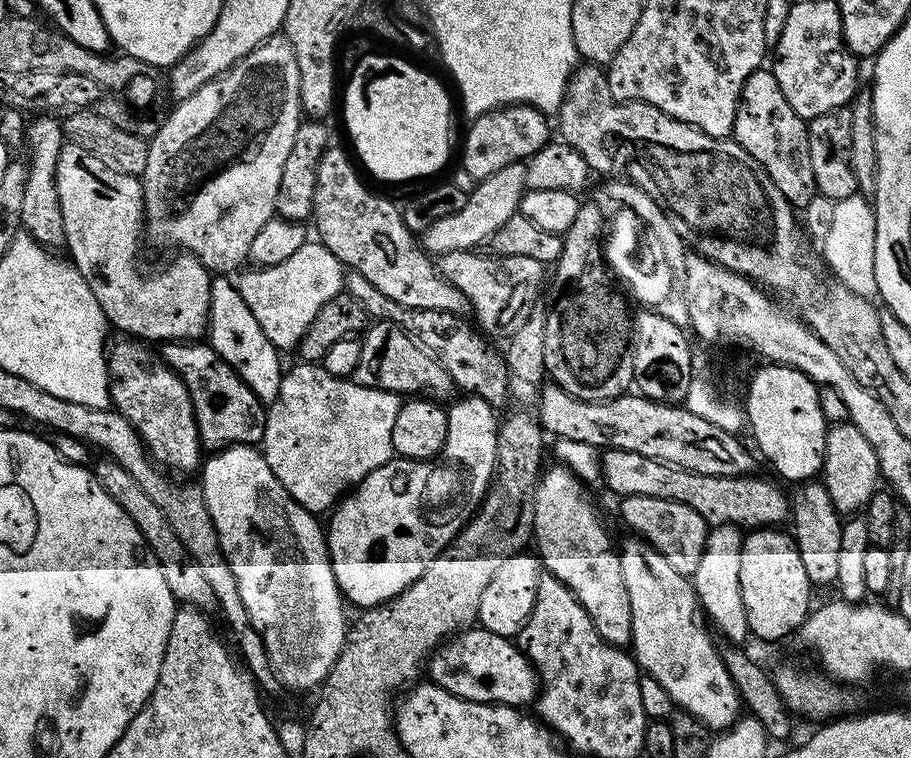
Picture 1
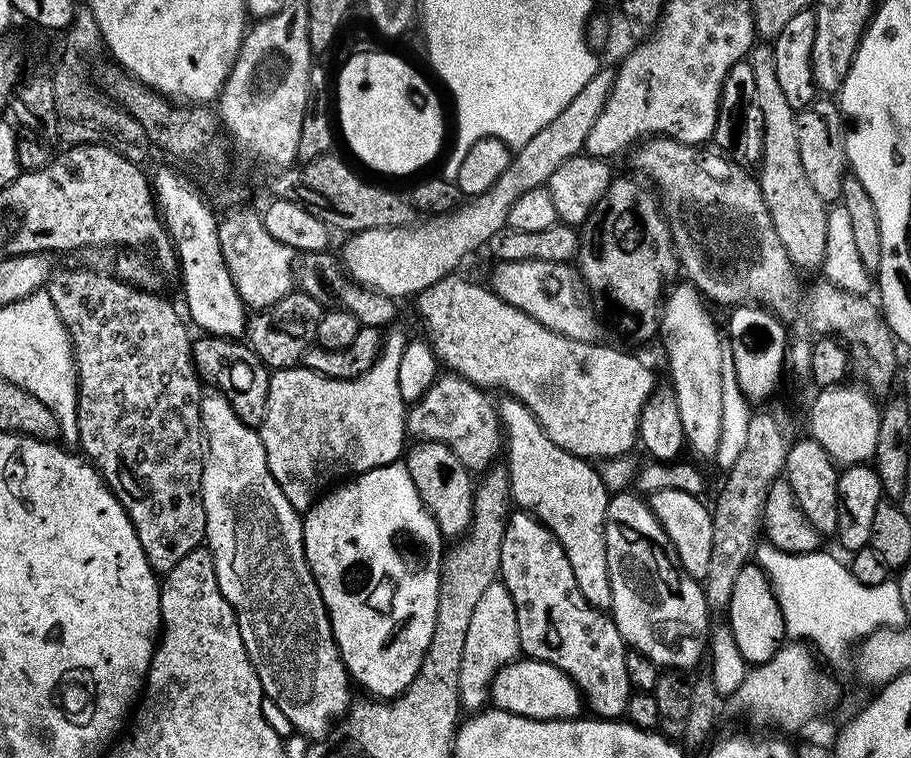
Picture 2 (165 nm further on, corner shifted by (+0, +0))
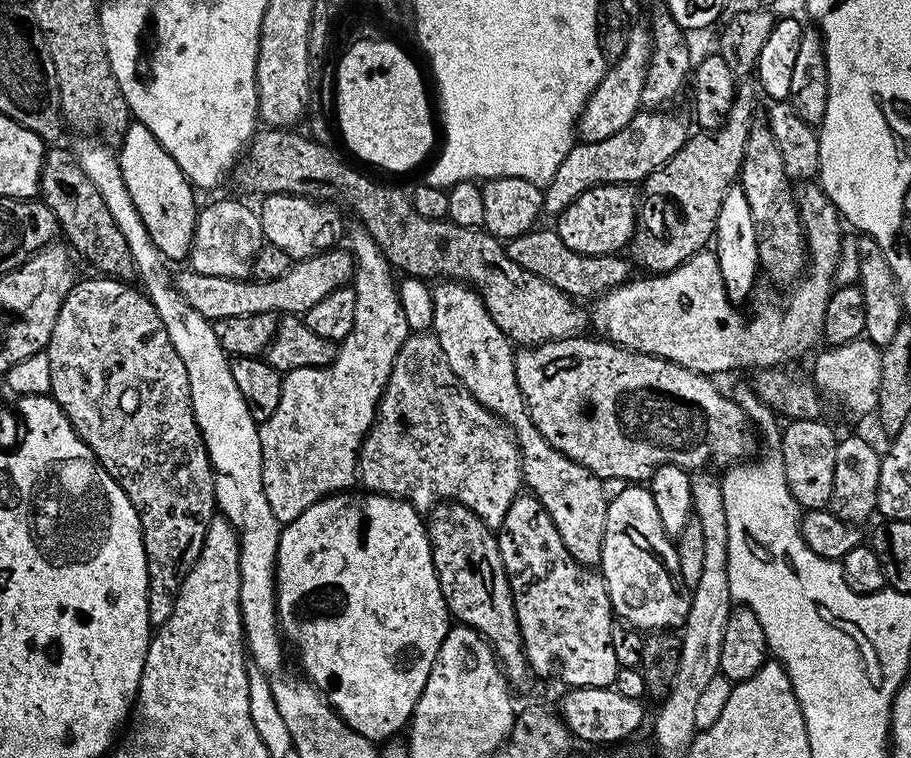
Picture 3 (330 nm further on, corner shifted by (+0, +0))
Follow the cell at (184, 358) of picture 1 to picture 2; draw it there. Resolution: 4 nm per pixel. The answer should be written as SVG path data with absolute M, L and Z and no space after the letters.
M197 335L192 341L192 365L196 367L196 374L205 385L217 384L220 387L217 388L219 395L230 402L234 414L238 414L246 426L259 429L266 414L270 372L247 343L226 336Z

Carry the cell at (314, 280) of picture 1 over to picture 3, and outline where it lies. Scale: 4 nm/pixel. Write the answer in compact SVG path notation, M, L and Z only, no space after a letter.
M216 200L199 209L196 217L196 229L192 235L190 267L198 274L218 274L222 278L243 280L251 273L252 263L258 250L266 243L262 222L255 207L247 208L240 200Z

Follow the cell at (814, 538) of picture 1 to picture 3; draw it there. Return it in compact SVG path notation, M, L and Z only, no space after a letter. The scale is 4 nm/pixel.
M793 420L783 429L780 442L786 482L801 509L828 508L834 490L834 454L838 436L822 420Z

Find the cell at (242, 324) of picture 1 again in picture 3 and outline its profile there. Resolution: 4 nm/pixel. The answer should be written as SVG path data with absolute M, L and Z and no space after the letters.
M139 122L129 123L119 141L118 155L126 190L130 190L130 198L134 198L134 206L142 222L146 222L146 230L154 246L158 246L165 261L173 262L172 260L180 260L183 256L185 259L192 251L192 235L198 215L197 193L186 174L182 174L178 162L170 158L158 138L154 138L148 127Z

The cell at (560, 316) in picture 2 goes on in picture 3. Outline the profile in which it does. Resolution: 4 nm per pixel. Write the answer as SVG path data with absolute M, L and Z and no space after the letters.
M804 182L795 189L796 204L800 208L800 221L804 224L804 239L808 245L810 263L806 275L791 289L788 301L783 304L776 296L755 297L756 305L752 308L752 320L747 320L739 312L737 305L729 300L726 286L722 282L722 270L718 266L715 251L705 250L694 254L682 266L669 272L641 275L641 280L629 278L616 288L611 288L593 299L590 324L597 328L603 339L620 348L628 348L632 352L650 354L663 360L674 362L678 366L686 366L695 372L716 374L712 372L728 372L731 368L779 368L787 365L787 360L808 352L817 343L821 343L824 331L822 322L826 318L826 304L832 297L832 289L836 279L840 249L845 240L845 233L840 233L842 217L832 205L832 200L824 193L824 189L816 182Z

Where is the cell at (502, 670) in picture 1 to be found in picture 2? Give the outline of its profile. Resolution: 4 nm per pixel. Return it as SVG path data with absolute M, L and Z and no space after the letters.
M517 658L498 670L492 679L490 700L501 712L535 720L574 720L581 715L580 704L582 708L580 689L567 674L545 660L531 658Z

